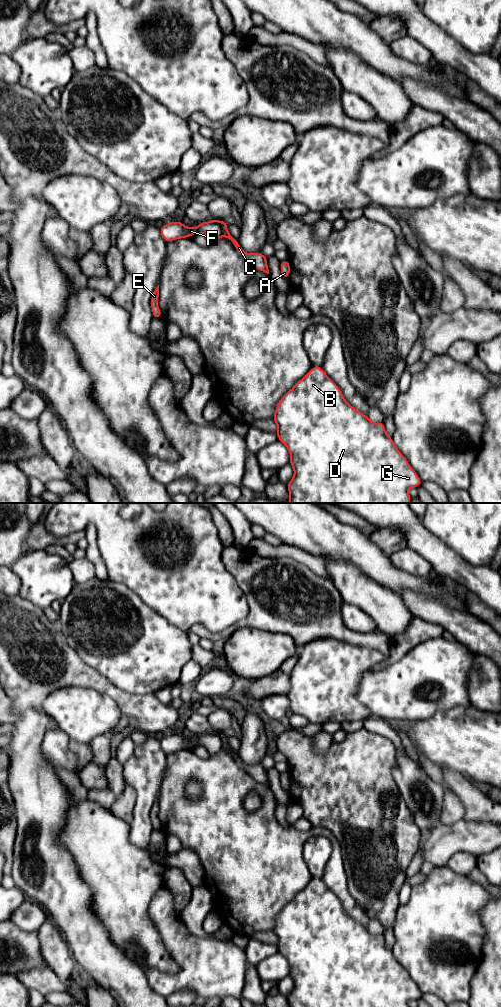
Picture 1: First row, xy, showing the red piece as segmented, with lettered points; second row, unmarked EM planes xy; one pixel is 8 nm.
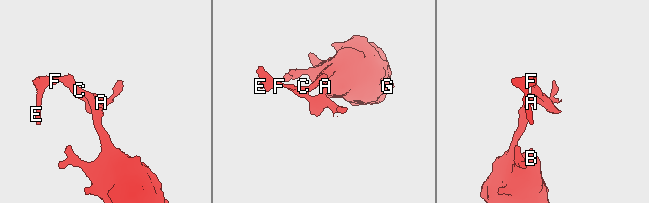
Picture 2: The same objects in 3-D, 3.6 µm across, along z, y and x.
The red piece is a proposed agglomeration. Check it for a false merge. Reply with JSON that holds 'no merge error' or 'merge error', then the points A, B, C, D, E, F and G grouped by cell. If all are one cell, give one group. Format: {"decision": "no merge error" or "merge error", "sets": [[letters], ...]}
{"decision": "merge error", "sets": [["A", "E", "F"], ["B", "C", "D", "G"]]}

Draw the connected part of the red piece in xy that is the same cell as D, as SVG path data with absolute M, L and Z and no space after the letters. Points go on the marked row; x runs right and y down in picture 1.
M321 366L313 368L300 379L291 390L286 392L276 405L275 414L272 417L277 424L277 437L288 449L290 454L290 465L294 469L294 475L287 484L289 492L289 503L410 503L411 497L408 490L418 487L422 481L418 474L412 469L407 459L395 446L392 437L386 434L384 422L376 423L368 419L366 414L361 413L351 406L343 396L337 384L332 381L322 370Z

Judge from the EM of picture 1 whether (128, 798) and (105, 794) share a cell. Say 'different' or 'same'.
same

